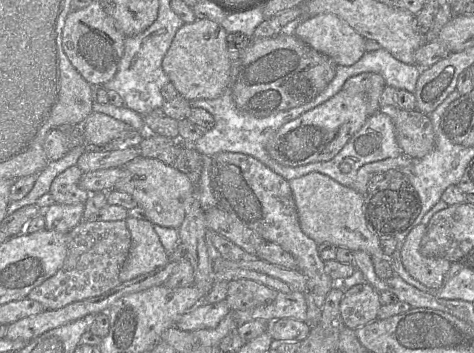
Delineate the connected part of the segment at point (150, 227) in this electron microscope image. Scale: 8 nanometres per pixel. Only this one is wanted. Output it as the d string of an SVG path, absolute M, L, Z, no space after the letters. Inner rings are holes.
M128 217L125 221L131 234L131 247L119 274L120 282L156 271L168 263L170 256L163 247L154 224L149 220Z

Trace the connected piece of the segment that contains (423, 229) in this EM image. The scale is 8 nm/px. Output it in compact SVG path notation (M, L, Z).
M416 225L406 237L401 250L401 261L409 274L421 284L439 289L452 263L441 257L427 257L421 253L421 241L427 232L427 225Z

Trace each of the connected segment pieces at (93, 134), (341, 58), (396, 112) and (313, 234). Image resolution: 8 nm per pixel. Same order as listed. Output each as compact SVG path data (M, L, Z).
M92 112L83 123L86 144L96 146L108 144L131 130L132 126L100 112Z
M332 13L305 18L296 28L295 35L341 66L355 64L366 52L366 39Z
M381 108L387 112L394 123L395 135L401 152L419 160L435 147L435 132L429 115L417 109Z
M312 172L300 178L289 181L294 202L296 204L300 227L302 231L318 245L331 243L336 247L349 248L352 251L365 251L371 257L384 257L379 236L369 228L365 216L365 196L351 187L344 186L331 177L318 172Z

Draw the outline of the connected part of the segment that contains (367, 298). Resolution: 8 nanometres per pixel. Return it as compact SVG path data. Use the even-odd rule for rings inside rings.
M357 284L344 291L340 303L342 321L345 327L356 330L378 319L381 306L380 293L372 285Z

